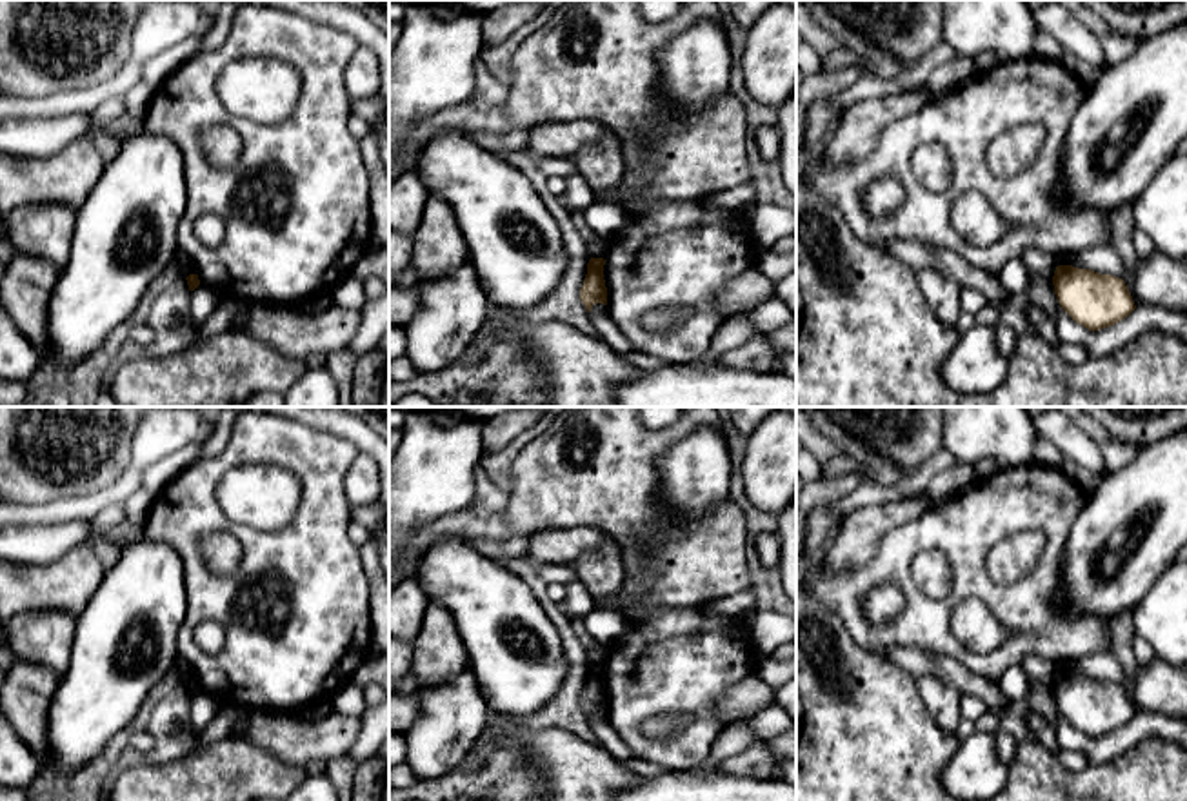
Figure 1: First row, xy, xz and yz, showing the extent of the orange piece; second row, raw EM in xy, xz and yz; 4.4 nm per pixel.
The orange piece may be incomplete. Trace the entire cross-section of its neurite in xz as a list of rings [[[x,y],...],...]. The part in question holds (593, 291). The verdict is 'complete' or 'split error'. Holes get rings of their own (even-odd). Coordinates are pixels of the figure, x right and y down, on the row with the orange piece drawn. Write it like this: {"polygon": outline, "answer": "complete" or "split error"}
{"polygon": [[[591,258],[587,263],[587,274],[580,289],[580,300],[585,305],[587,312],[591,312],[594,303],[607,305],[603,265],[605,265],[603,258]]], "answer": "complete"}

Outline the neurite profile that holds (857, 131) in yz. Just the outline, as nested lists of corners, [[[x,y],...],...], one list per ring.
[[[923,84],[902,94],[858,102],[840,116],[823,145],[823,160],[831,165],[851,165],[863,160],[874,151],[885,125],[916,113],[940,94]]]

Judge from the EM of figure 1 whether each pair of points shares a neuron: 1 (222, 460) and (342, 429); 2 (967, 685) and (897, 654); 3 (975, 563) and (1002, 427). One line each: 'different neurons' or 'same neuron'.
1: different neurons
2: same neuron
3: different neurons

